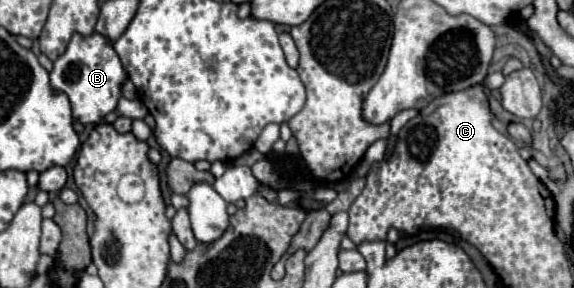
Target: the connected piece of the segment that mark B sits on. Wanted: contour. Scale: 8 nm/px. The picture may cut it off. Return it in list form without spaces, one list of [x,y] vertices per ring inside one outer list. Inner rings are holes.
[[[75,34],[65,50],[55,62],[51,70],[51,88],[53,92],[63,92],[69,96],[73,108],[73,120],[81,124],[99,124],[105,114],[113,112],[117,100],[121,96],[121,86],[127,80],[123,64],[115,54],[113,46],[99,34],[79,36]]]

